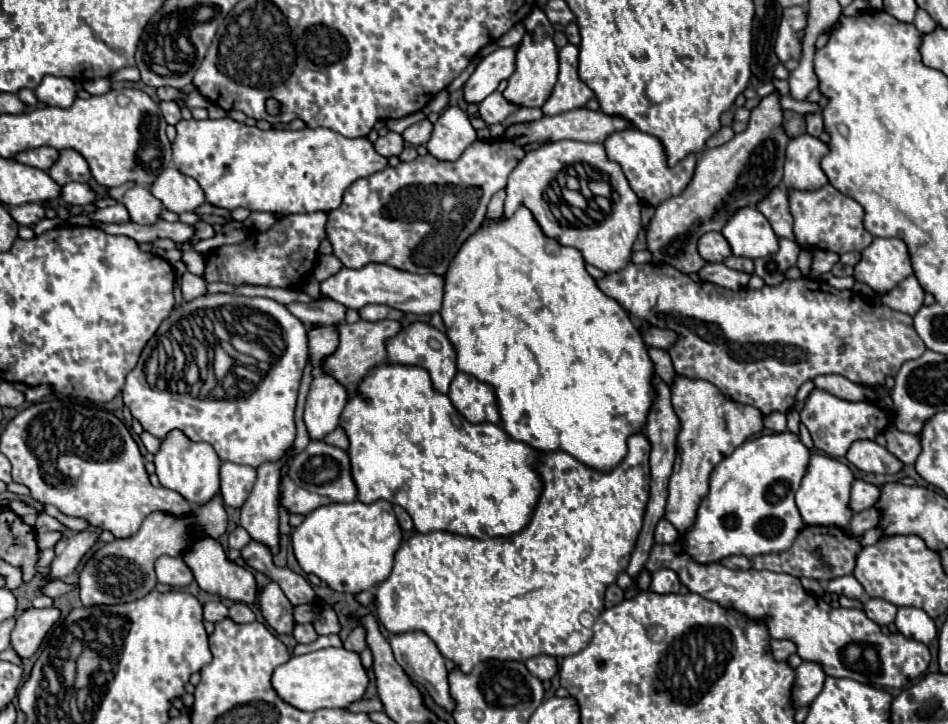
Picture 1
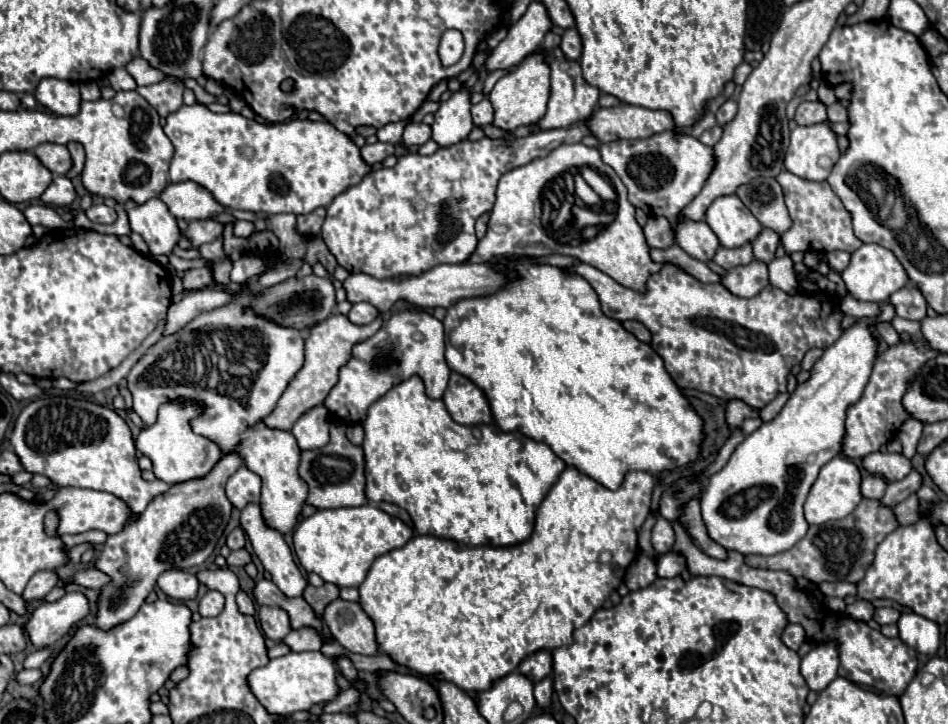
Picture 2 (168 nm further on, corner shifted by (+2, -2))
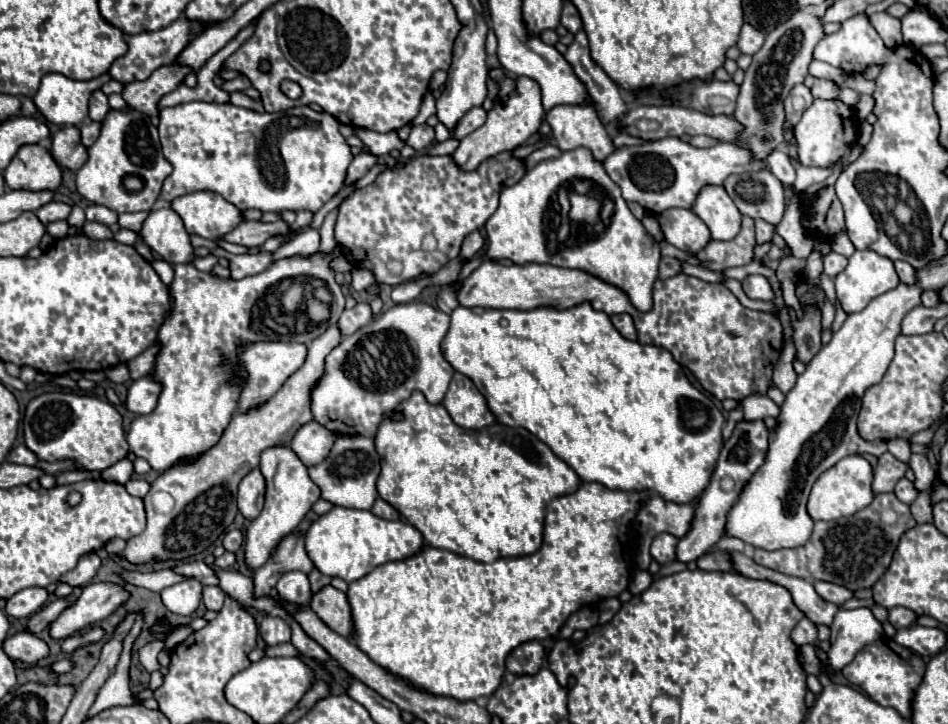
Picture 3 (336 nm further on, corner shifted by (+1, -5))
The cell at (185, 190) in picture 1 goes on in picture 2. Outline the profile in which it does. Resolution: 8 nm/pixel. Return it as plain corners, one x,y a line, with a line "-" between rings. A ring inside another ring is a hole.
179,182
179,184
169,184
161,200
167,204
169,212
175,218
183,218
187,222
191,220
209,220
215,214
221,214
225,206
221,206
209,190
195,182

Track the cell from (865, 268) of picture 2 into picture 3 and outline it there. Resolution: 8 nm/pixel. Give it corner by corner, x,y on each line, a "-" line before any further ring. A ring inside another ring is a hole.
862,249
862,251
854,251
854,255
848,259
846,269
836,275
834,283
836,283
836,297
842,305
842,309
846,313
856,313
856,311
862,311
874,297
898,287
900,279
894,269
894,263
888,257
884,257
872,249

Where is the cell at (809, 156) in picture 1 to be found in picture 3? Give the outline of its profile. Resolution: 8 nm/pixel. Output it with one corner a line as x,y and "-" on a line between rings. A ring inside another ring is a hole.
814,99
812,107
806,109
800,123
794,127
794,137
798,143
798,159
804,167
832,167
838,159
850,153
852,145
856,143
856,123
852,113
854,109
844,105
842,101

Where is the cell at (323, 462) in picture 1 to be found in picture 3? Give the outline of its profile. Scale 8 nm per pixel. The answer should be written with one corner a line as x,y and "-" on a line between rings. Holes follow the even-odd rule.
338,435
332,451
328,457
312,465
308,469
310,479
320,487
320,497
324,501
330,501
338,507
350,507
350,509
372,509
378,491
376,491
376,477
380,469
380,457
374,449
374,439
368,437
352,437
352,435

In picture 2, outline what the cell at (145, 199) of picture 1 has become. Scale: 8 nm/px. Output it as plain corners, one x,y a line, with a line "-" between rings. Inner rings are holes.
151,198
143,206
127,202
125,210
129,214
131,230
143,236
151,254
159,256
173,252
181,238
181,230
161,198

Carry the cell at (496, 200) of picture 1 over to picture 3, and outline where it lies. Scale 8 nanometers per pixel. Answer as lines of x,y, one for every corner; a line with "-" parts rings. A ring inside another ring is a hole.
480,231
470,233
470,237
466,237
466,241
464,241
464,245
462,245
462,253
460,253
460,257
464,257
464,259
472,259
472,257
484,247
484,243
486,243
486,239
480,235

